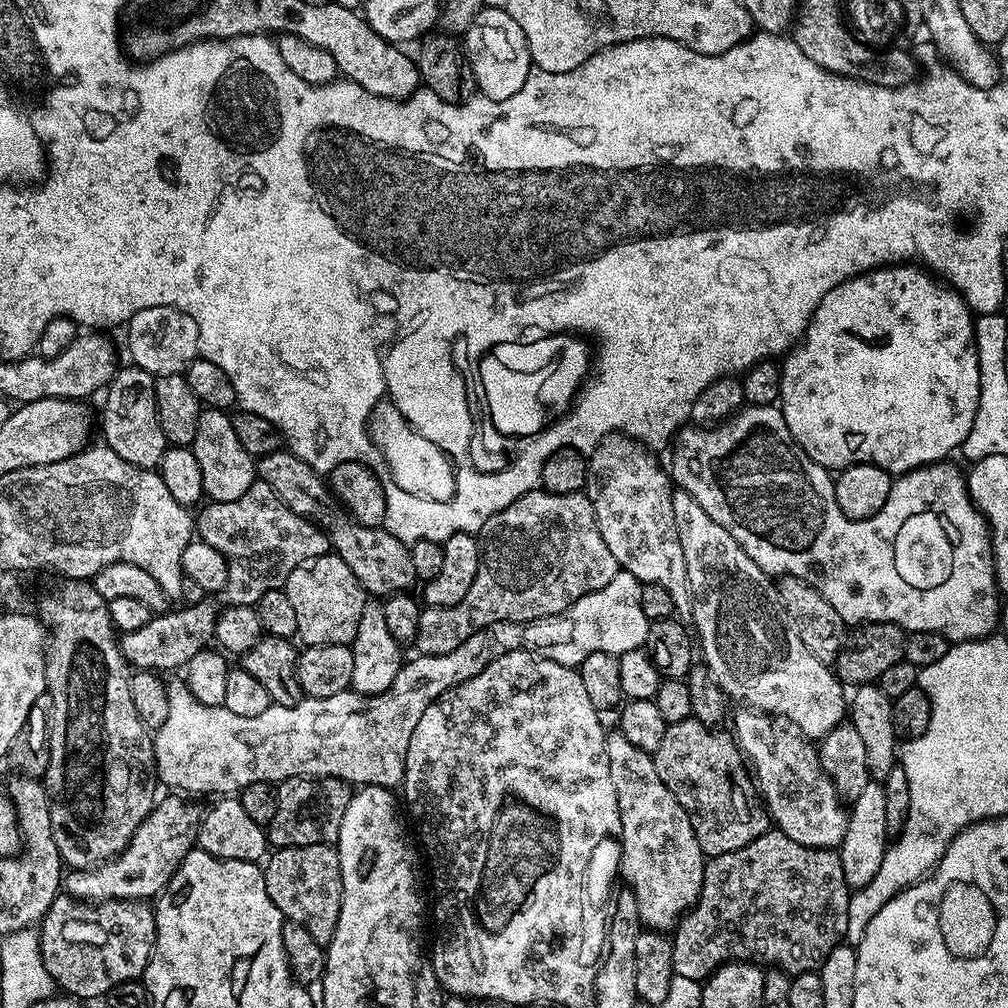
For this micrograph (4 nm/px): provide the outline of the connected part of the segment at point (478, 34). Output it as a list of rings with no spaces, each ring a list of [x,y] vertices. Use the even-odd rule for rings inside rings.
[[[485,6],[471,20],[471,25],[463,33],[462,40],[464,40],[462,48],[472,68],[479,95],[491,100],[501,100],[514,98],[514,94],[522,90],[528,73],[533,71],[534,65],[530,58],[530,50],[526,46],[526,34],[522,33],[522,28],[514,18],[510,17],[510,14]]]

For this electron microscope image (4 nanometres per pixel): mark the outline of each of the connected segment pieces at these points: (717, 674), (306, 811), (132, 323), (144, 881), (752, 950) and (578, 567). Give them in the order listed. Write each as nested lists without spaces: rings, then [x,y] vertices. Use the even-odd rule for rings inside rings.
[[[677,487],[672,494],[672,509],[674,510],[674,526],[678,530],[678,542],[682,542],[682,558],[686,558],[686,574],[690,578],[690,590],[692,591],[693,620],[691,627],[696,628],[696,632],[700,635],[698,638],[698,648],[704,651],[704,660],[708,663],[711,679],[715,680],[720,691],[725,697],[741,700],[741,705],[747,706],[749,709],[755,709],[757,712],[771,713],[774,716],[784,716],[794,726],[798,726],[809,738],[819,738],[825,736],[830,730],[834,730],[834,726],[842,723],[846,716],[846,692],[842,687],[841,681],[833,674],[829,665],[824,664],[818,658],[814,658],[814,654],[810,654],[810,650],[806,650],[806,646],[802,646],[802,638],[798,638],[798,634],[792,629],[791,623],[778,599],[777,593],[774,591],[774,584],[770,576],[759,568],[755,561],[752,560],[748,549],[738,546],[738,542],[734,542],[734,538],[730,534],[730,530],[722,530],[722,526],[718,526],[718,522],[714,522],[714,518],[710,518],[710,514],[706,514],[706,510],[702,510],[702,506],[698,506],[698,502],[694,502],[694,498],[685,488]]]
[[[281,780],[275,785],[277,809],[271,824],[267,825],[268,843],[273,849],[293,848],[294,846],[314,846],[315,844],[335,845],[340,837],[342,814],[346,814],[346,806],[350,806],[353,789],[342,780]]]
[[[150,306],[146,310],[138,310],[138,314],[126,321],[126,328],[131,363],[154,377],[181,374],[200,356],[198,326],[194,318],[190,318],[190,314],[177,308]]]
[[[168,794],[164,801],[157,803],[148,813],[138,830],[130,838],[124,851],[114,860],[91,870],[80,870],[66,880],[66,890],[72,896],[82,896],[86,902],[106,900],[127,900],[148,902],[159,897],[177,866],[191,852],[196,838],[197,825],[202,816],[192,804],[187,804],[180,794]]]
[[[779,830],[764,832],[758,838],[754,838],[754,842],[750,842],[733,852],[727,852],[721,856],[713,856],[705,863],[700,897],[696,899],[696,904],[693,908],[688,909],[681,916],[670,936],[672,941],[672,971],[685,978],[703,982],[707,980],[710,973],[715,972],[721,964],[727,964],[729,960],[751,960],[753,964],[771,966],[773,969],[789,974],[795,974],[797,972],[815,973],[830,952],[840,946],[846,937],[849,895],[850,889],[846,878],[843,876],[839,851],[813,850],[807,848],[804,845],[799,845],[798,842],[792,841],[786,834]]]
[[[543,490],[524,492],[522,498],[510,502],[510,506],[506,506],[506,510],[498,510],[498,514],[494,514],[484,524],[482,529],[482,563],[478,574],[474,578],[474,586],[470,586],[466,598],[462,598],[462,602],[458,602],[458,606],[450,606],[449,608],[425,607],[421,611],[420,625],[416,631],[414,641],[415,651],[421,656],[450,654],[450,650],[454,650],[454,646],[462,646],[462,642],[466,642],[466,638],[470,638],[470,634],[474,634],[491,624],[497,624],[498,622],[517,624],[527,620],[546,618],[550,614],[558,614],[562,610],[566,610],[566,606],[578,602],[578,598],[582,598],[594,590],[602,590],[602,586],[606,586],[606,582],[610,582],[610,578],[614,578],[614,574],[618,571],[621,571],[620,563],[614,558],[614,554],[610,554],[606,542],[602,540],[602,534],[598,530],[598,522],[594,518],[594,506],[588,501],[584,492],[571,492],[570,494],[554,494]]]

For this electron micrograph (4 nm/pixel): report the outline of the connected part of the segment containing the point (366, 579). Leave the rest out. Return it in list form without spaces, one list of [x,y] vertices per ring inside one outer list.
[[[287,450],[271,452],[256,460],[256,474],[259,480],[266,482],[266,486],[270,486],[270,490],[274,490],[274,494],[278,494],[288,509],[294,510],[294,514],[316,521],[322,526],[334,519],[334,525],[328,529],[331,549],[350,567],[365,593],[374,594],[376,596],[373,597],[376,598],[387,598],[397,592],[409,591],[410,586],[415,585],[417,579],[414,566],[411,565],[409,547],[382,526],[362,526],[356,521],[347,520],[343,511],[336,513],[336,500],[325,479],[321,473],[306,466],[302,458]]]

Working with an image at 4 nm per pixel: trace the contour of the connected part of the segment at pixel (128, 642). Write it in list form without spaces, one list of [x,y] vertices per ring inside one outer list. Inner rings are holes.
[[[200,598],[197,604],[184,608],[181,612],[165,611],[153,615],[142,630],[125,632],[120,638],[121,656],[136,670],[155,670],[157,673],[172,672],[175,668],[183,669],[194,658],[194,654],[205,651],[207,640],[213,639],[216,631],[218,608],[211,604],[211,599]]]

